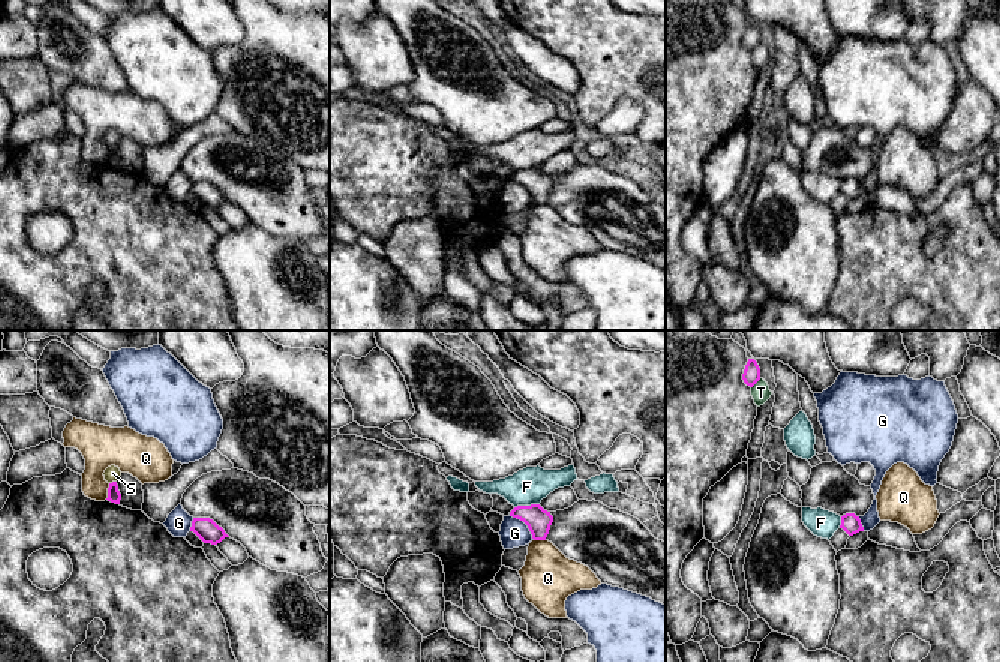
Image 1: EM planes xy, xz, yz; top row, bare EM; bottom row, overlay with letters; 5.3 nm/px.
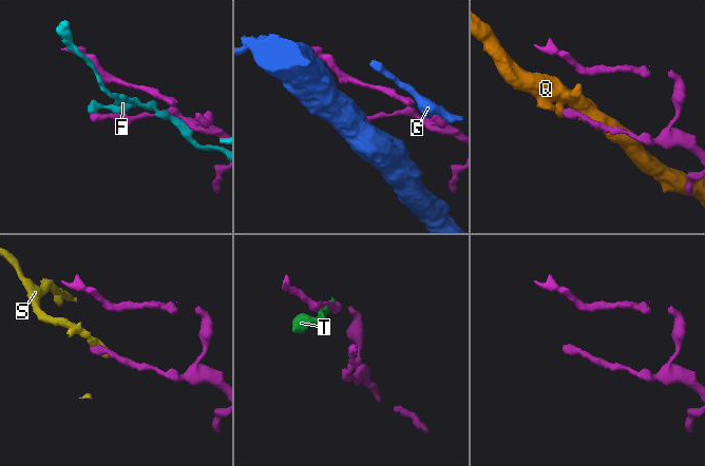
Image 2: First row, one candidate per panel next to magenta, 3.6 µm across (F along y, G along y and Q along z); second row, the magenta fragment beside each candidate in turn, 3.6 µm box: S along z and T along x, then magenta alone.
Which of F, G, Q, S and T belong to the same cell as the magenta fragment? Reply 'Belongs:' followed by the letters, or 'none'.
Belongs: none

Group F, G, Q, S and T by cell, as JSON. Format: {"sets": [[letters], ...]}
{"sets": [["F"], ["G"], ["Q"], ["S"], ["T"]]}

